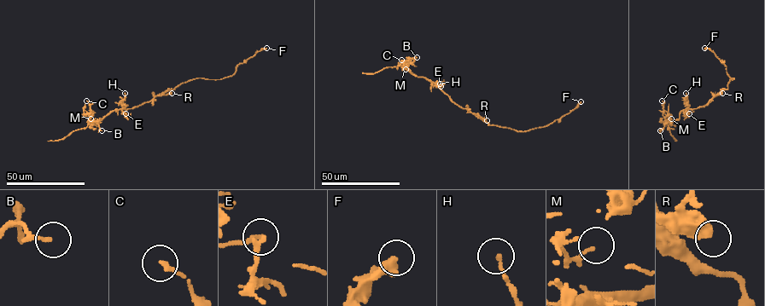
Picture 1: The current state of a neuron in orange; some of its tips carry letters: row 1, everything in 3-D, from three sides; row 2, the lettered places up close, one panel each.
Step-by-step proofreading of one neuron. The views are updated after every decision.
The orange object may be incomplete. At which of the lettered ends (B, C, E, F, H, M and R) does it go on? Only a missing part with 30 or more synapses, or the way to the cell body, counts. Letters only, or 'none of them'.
none of them

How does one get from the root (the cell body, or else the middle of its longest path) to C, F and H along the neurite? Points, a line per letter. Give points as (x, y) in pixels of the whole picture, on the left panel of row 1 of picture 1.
C: (157, 95), (131, 108), (113, 110), (101, 118), (90, 122), (90, 104), (86, 101)
F: (157, 95), (197, 77), (218, 79), (231, 76), (239, 64), (266, 48)
H: (157, 95), (123, 109), (122, 101), (125, 93)

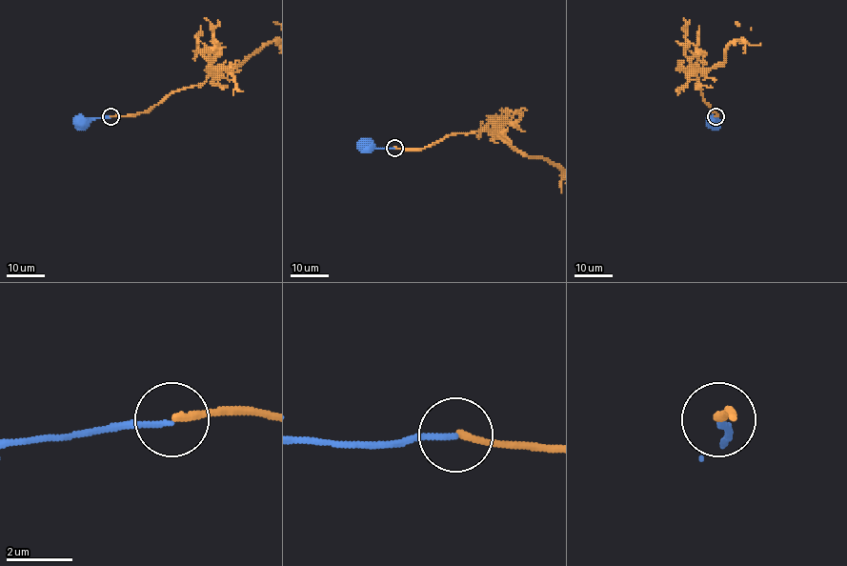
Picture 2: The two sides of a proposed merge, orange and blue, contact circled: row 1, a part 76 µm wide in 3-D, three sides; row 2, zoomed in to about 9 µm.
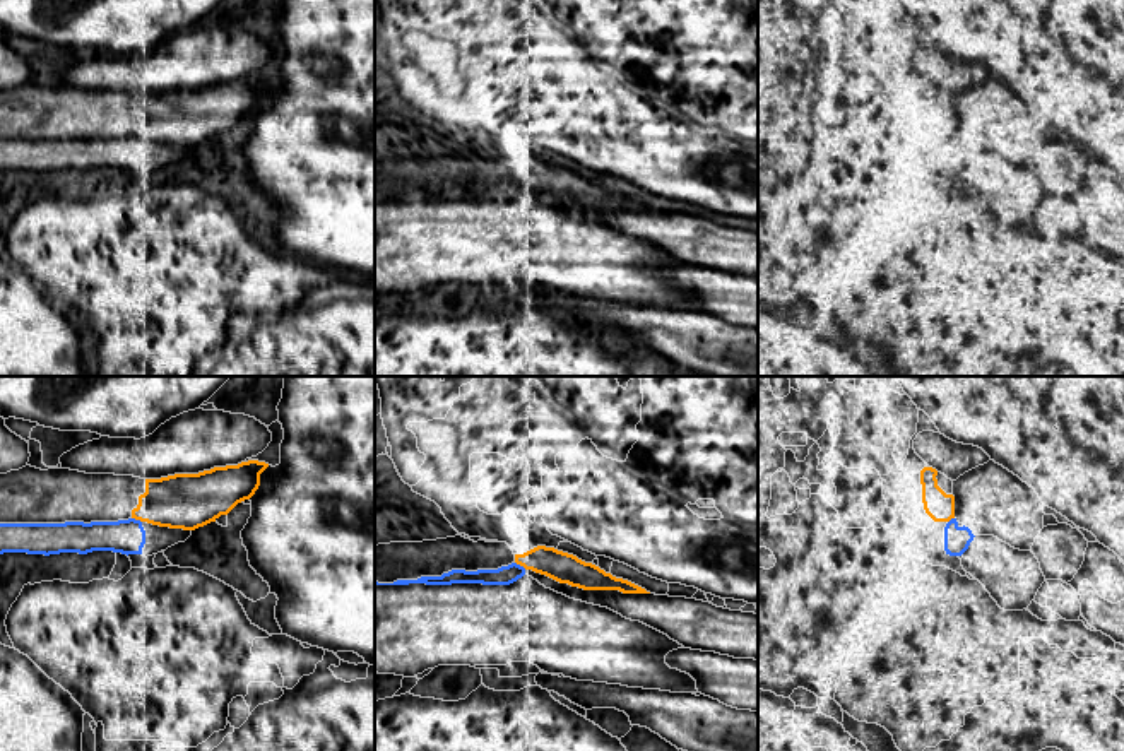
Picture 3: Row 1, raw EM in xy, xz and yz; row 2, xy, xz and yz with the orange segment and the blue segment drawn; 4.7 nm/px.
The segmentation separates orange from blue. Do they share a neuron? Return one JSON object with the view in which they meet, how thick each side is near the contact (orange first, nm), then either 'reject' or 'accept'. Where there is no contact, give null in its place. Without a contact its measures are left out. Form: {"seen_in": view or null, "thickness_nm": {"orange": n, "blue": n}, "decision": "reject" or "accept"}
{"seen_in": "xz", "thickness_nm": {"orange": 140, "blue": 90}, "decision": "reject"}

